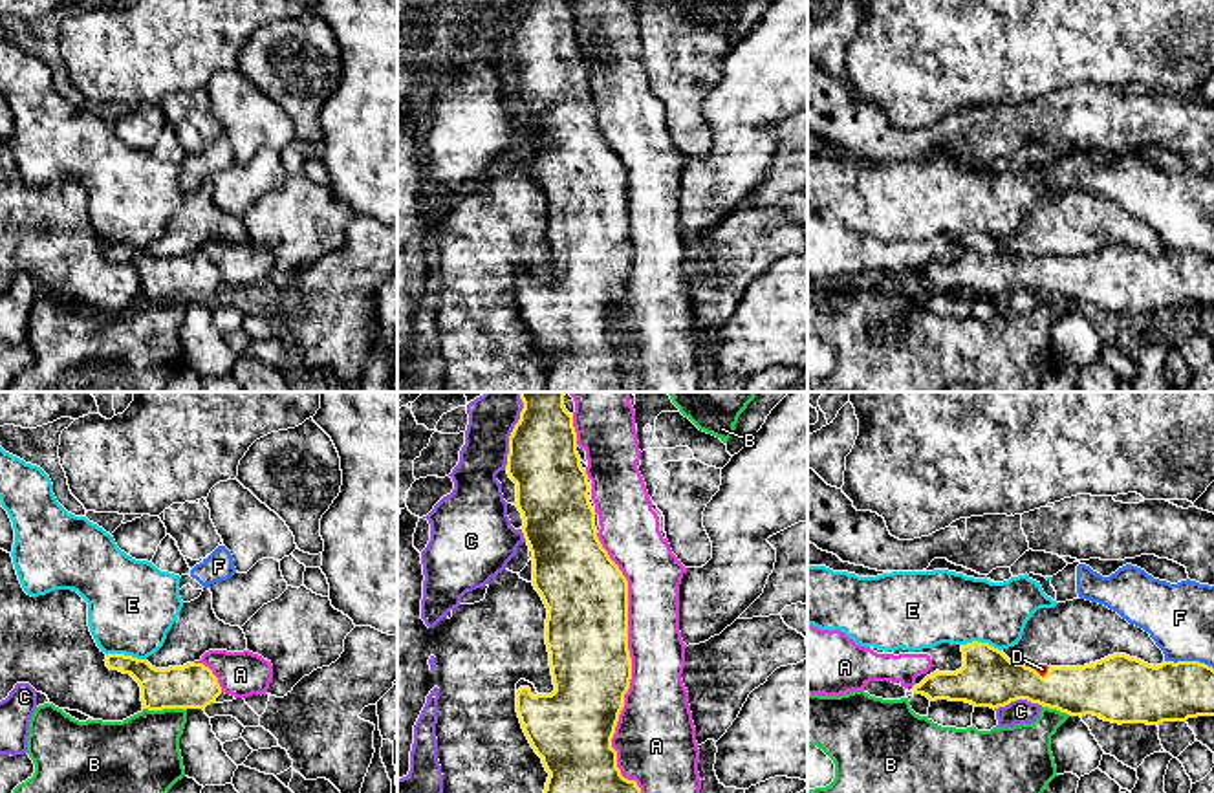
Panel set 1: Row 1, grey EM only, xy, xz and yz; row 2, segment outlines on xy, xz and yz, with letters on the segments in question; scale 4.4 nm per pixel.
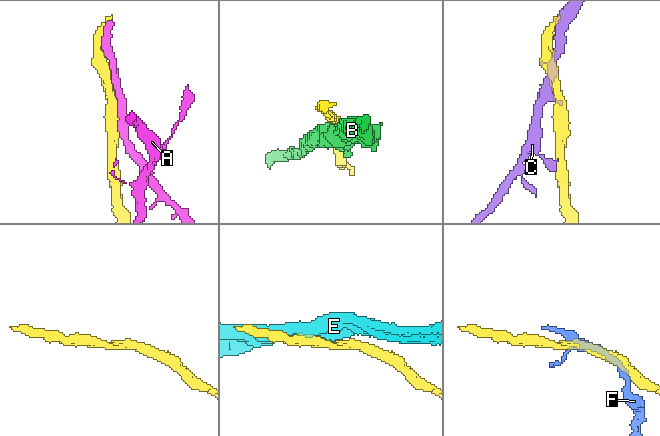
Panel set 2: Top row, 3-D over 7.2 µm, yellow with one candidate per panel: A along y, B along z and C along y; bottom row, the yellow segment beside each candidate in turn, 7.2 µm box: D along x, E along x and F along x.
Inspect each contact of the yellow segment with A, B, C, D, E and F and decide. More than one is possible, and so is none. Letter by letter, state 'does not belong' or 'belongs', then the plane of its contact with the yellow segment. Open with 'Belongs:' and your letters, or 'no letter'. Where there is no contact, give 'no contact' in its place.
Belongs: D
A: does not belong; contact in xz
B: does not belong; contact in xy
C: does not belong; contact in xz
D: belongs; contact in yz
E: does not belong; contact in xy
F: does not belong; contact in yz

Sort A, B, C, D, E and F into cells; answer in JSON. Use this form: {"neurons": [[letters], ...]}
{"neurons": [["A"], ["B"], ["C"], ["D"], ["E"], ["F"]]}

